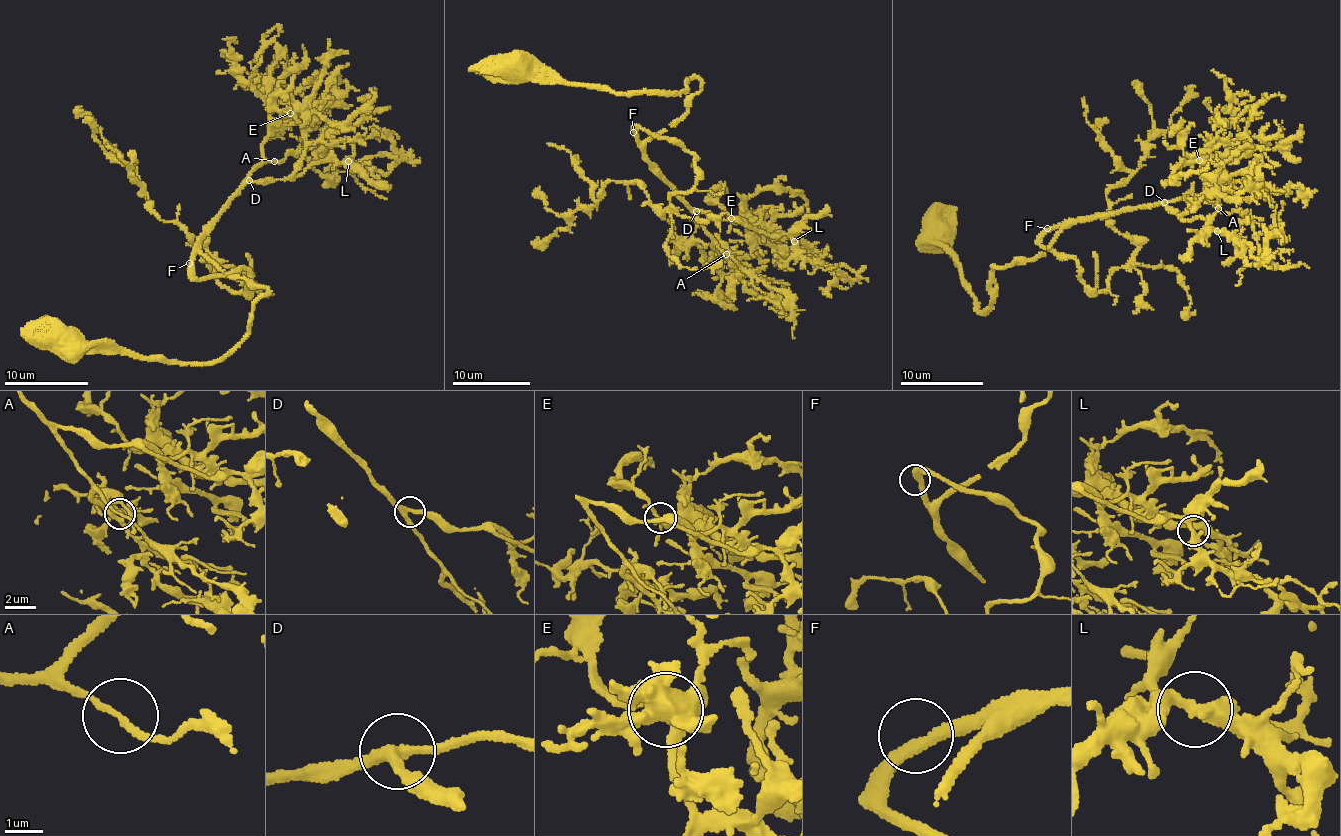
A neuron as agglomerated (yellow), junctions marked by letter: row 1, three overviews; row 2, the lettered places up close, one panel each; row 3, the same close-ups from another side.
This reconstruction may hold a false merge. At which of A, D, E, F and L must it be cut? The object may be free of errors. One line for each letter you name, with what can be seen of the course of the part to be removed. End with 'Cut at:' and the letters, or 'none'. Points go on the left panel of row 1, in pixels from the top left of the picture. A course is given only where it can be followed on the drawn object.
Cut at: none

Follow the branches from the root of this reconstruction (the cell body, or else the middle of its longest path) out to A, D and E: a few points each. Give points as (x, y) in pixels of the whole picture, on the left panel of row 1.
A: (193, 264), (206, 225), (226, 207), (252, 170), (266, 160), (275, 161)
D: (193, 264), (206, 225), (249, 180)
E: (193, 264), (206, 225), (245, 183), (287, 179), (294, 169), (305, 145), (302, 125), (290, 113)

